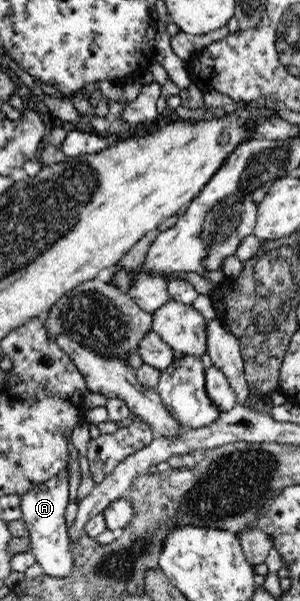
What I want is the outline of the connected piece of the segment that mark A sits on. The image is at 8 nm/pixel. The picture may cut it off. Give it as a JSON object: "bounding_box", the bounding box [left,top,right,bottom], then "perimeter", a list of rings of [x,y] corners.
{"bounding_box":[21,470,75,578],"perimeter":[[[61,470],[57,475],[44,483],[33,487],[31,491],[21,496],[23,520],[29,530],[31,542],[30,551],[35,555],[36,563],[43,568],[47,576],[64,578],[75,571],[75,560],[71,554],[68,538],[68,527],[65,524],[65,510],[69,503],[69,474]]]}

